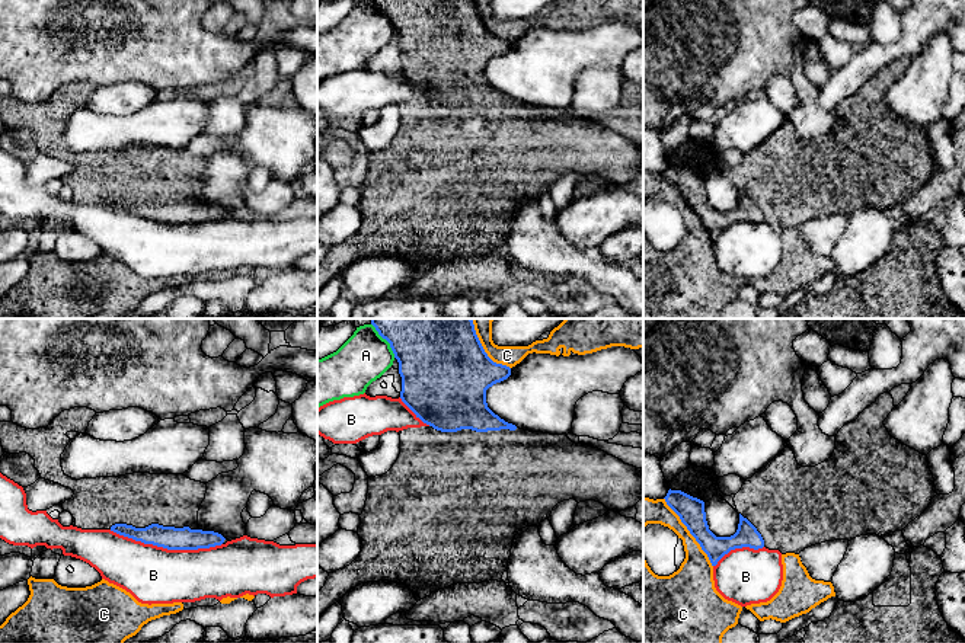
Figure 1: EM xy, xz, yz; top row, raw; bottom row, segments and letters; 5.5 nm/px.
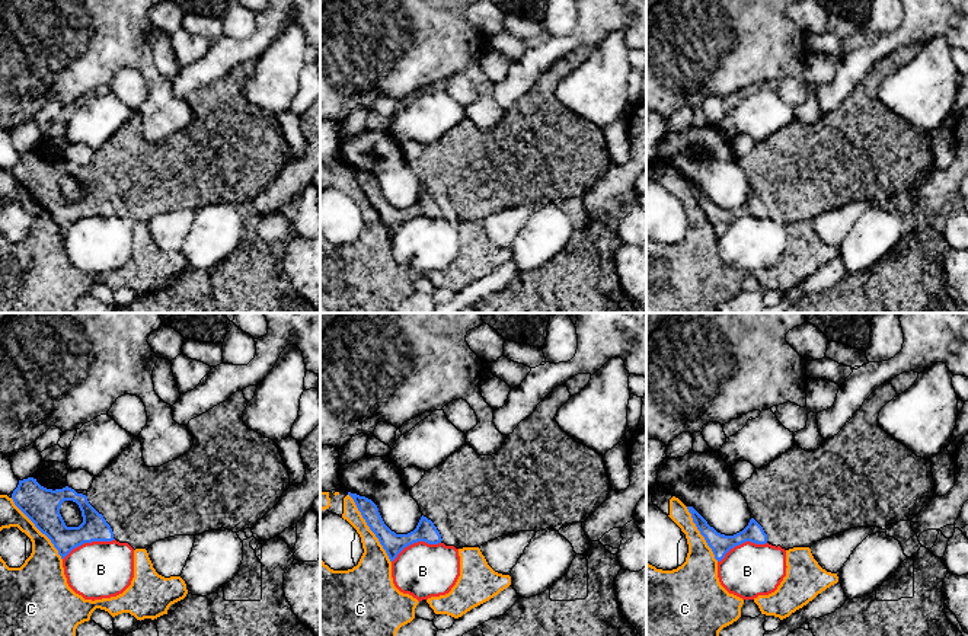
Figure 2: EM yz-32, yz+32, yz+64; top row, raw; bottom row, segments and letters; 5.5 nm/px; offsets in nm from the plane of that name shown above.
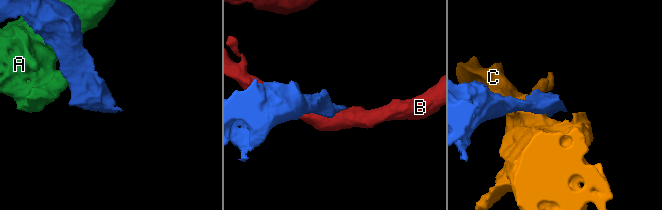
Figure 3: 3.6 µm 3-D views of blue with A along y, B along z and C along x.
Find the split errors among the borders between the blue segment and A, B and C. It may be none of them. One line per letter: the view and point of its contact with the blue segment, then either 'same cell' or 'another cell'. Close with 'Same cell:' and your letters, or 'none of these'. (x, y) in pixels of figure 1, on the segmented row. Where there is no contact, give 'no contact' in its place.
A: xz (386, 339) | another cell
B: xy (166, 547) | another cell
C: yz (690, 533) | another cell
Same cell: none of these

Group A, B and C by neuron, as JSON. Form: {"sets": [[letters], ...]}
{"sets": [["A"], ["B"], ["C"]]}

